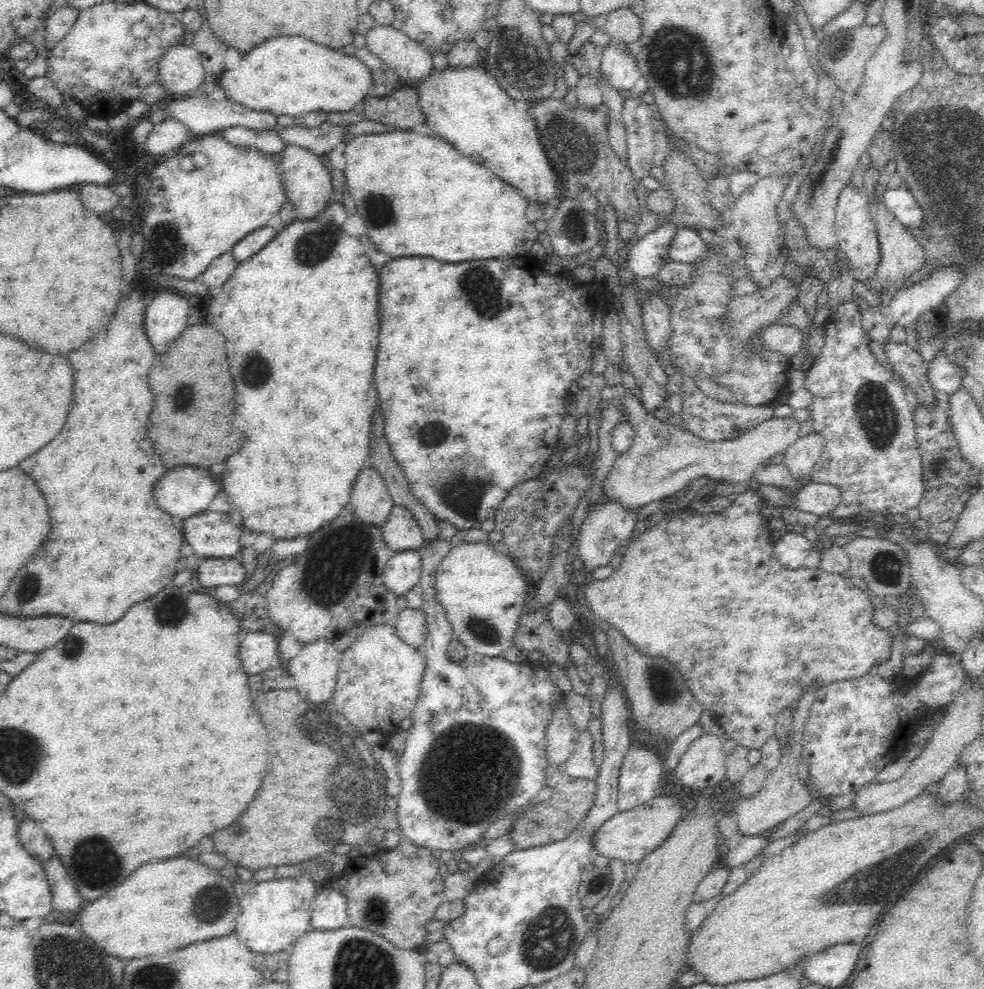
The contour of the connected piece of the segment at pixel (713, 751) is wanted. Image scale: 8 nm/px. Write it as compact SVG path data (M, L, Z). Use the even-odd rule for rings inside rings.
M704 732L700 738L697 738L690 744L688 751L680 758L680 763L672 774L673 782L680 782L684 787L692 789L708 790L716 787L725 780L727 772L726 754L723 752L723 742L717 734Z

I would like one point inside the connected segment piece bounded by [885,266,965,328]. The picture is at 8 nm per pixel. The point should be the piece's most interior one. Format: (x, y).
(908, 304)

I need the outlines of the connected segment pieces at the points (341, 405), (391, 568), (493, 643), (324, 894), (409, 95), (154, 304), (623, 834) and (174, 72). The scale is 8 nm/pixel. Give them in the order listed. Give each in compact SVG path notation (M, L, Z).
M321 219L299 220L286 223L268 241L268 244L251 256L245 262L235 268L234 273L226 284L221 286L222 292L214 296L208 305L208 314L212 318L214 328L224 334L226 338L226 354L230 360L230 370L236 386L236 418L234 424L246 434L244 446L236 452L236 456L230 456L224 464L224 488L221 492L226 497L227 503L240 510L242 522L238 520L243 529L248 528L258 534L272 534L276 540L292 540L296 536L304 536L310 532L320 530L328 522L332 522L338 514L343 512L344 506L350 500L352 486L360 470L364 468L364 462L369 458L370 446L370 420L374 406L378 402L376 398L376 386L372 384L372 372L376 364L376 346L378 346L378 332L380 332L380 320L378 320L378 274L370 266L370 260L360 244L360 238L354 238L346 234L343 228L323 222Z
M419 550L397 552L383 570L383 581L390 592L397 594L401 601L406 592L419 584L421 578L421 553Z
M464 541L446 553L435 574L437 599L452 625L453 634L467 648L470 657L500 657L514 645L518 620L520 614L526 612L530 593L527 580L510 555L495 551L488 543Z
M319 888L310 908L313 929L327 931L349 925L347 900L339 890Z
M404 87L401 90L392 92L388 96L373 96L367 95L363 102L363 114L364 118L376 122L380 122L385 125L394 125L398 129L404 129L411 131L414 126L418 124L424 124L424 113L422 109L418 107L418 93L414 87Z
M167 288L148 293L146 299L144 331L154 352L162 354L186 328L190 303L188 297Z
M654 796L645 803L630 810L618 812L598 828L592 836L594 853L608 858L618 858L625 863L637 864L652 850L672 834L674 828L687 816L683 804L676 802L674 796Z
M170 46L159 64L158 81L172 97L197 93L205 71L194 46Z

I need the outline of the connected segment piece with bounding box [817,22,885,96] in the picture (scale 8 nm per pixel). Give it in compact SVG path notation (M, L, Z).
M864 22L853 28L836 31L831 36L825 35L818 45L818 64L839 89L846 92L847 96L851 96L862 82L864 70L866 70L865 64L874 54L884 35L885 28L881 22L876 25L867 25Z

